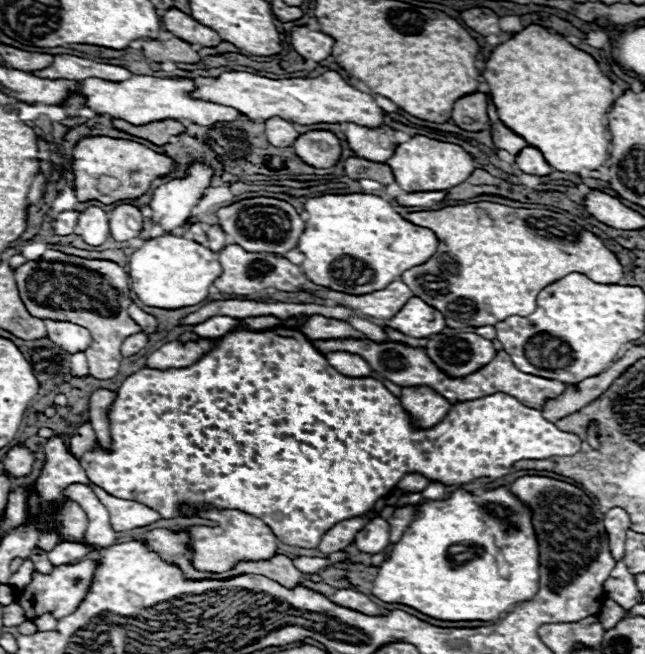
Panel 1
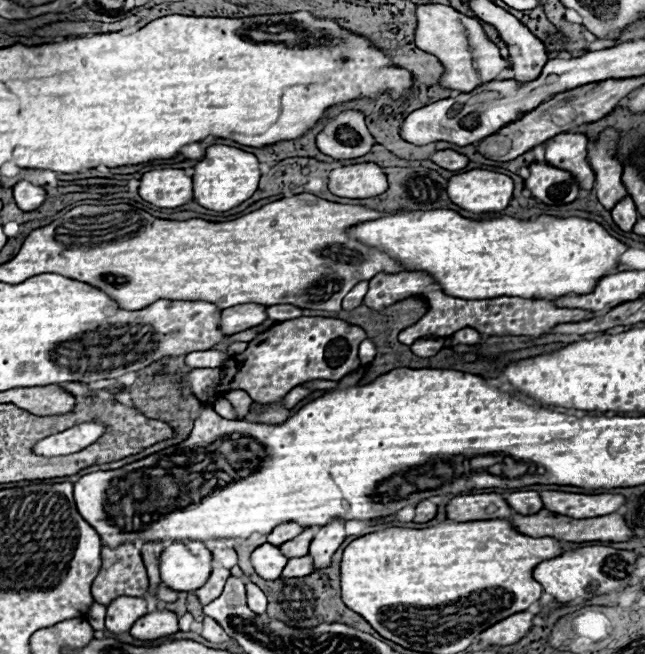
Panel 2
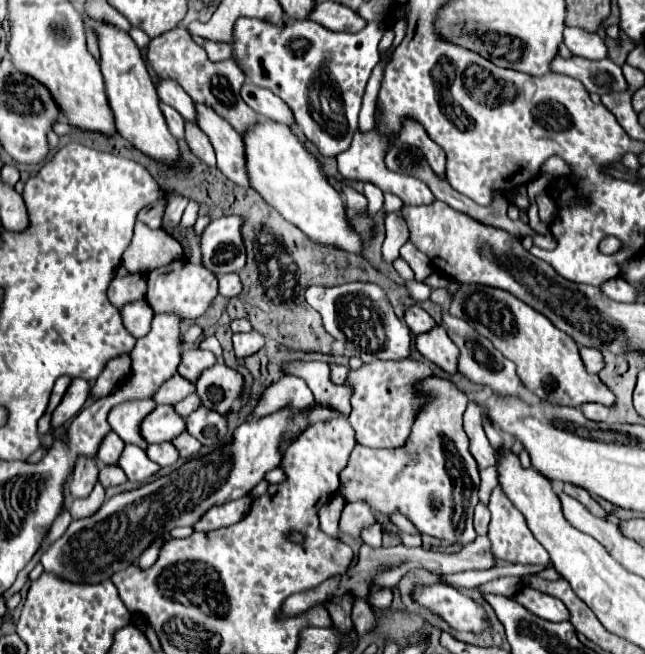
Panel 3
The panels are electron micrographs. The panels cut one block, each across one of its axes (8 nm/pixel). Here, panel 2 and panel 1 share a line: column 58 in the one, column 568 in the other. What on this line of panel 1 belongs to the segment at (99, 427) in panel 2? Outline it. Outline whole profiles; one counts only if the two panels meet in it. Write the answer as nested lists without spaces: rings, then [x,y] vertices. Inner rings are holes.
[[[279,326],[272,332],[246,332],[236,330],[228,332],[218,338],[218,346],[214,346],[210,352],[206,352],[200,360],[186,368],[170,368],[170,370],[152,370],[142,368],[128,376],[124,384],[118,388],[118,398],[114,400],[110,408],[110,434],[112,434],[112,452],[88,452],[82,456],[80,464],[86,470],[88,478],[98,484],[102,490],[106,490],[110,496],[118,496],[124,500],[140,502],[152,510],[156,510],[162,518],[176,518],[178,516],[178,504],[192,502],[192,504],[212,504],[216,508],[230,508],[230,510],[242,510],[248,514],[258,516],[264,524],[272,528],[272,532],[290,546],[300,548],[316,548],[320,544],[320,538],[324,532],[328,532],[334,524],[360,516],[374,508],[374,504],[380,498],[386,498],[394,486],[410,472],[418,472],[426,476],[432,482],[442,482],[444,486],[458,486],[472,482],[476,478],[488,476],[488,478],[502,478],[512,472],[514,462],[518,460],[544,460],[550,456],[572,456],[580,450],[582,440],[576,434],[564,432],[552,422],[548,422],[540,410],[528,408],[520,404],[516,398],[496,392],[492,396],[484,396],[478,400],[452,404],[448,414],[442,422],[438,422],[432,428],[414,428],[410,414],[402,408],[400,398],[390,394],[382,382],[374,378],[350,378],[340,372],[336,372],[326,358],[308,342],[308,338],[298,328]]]

